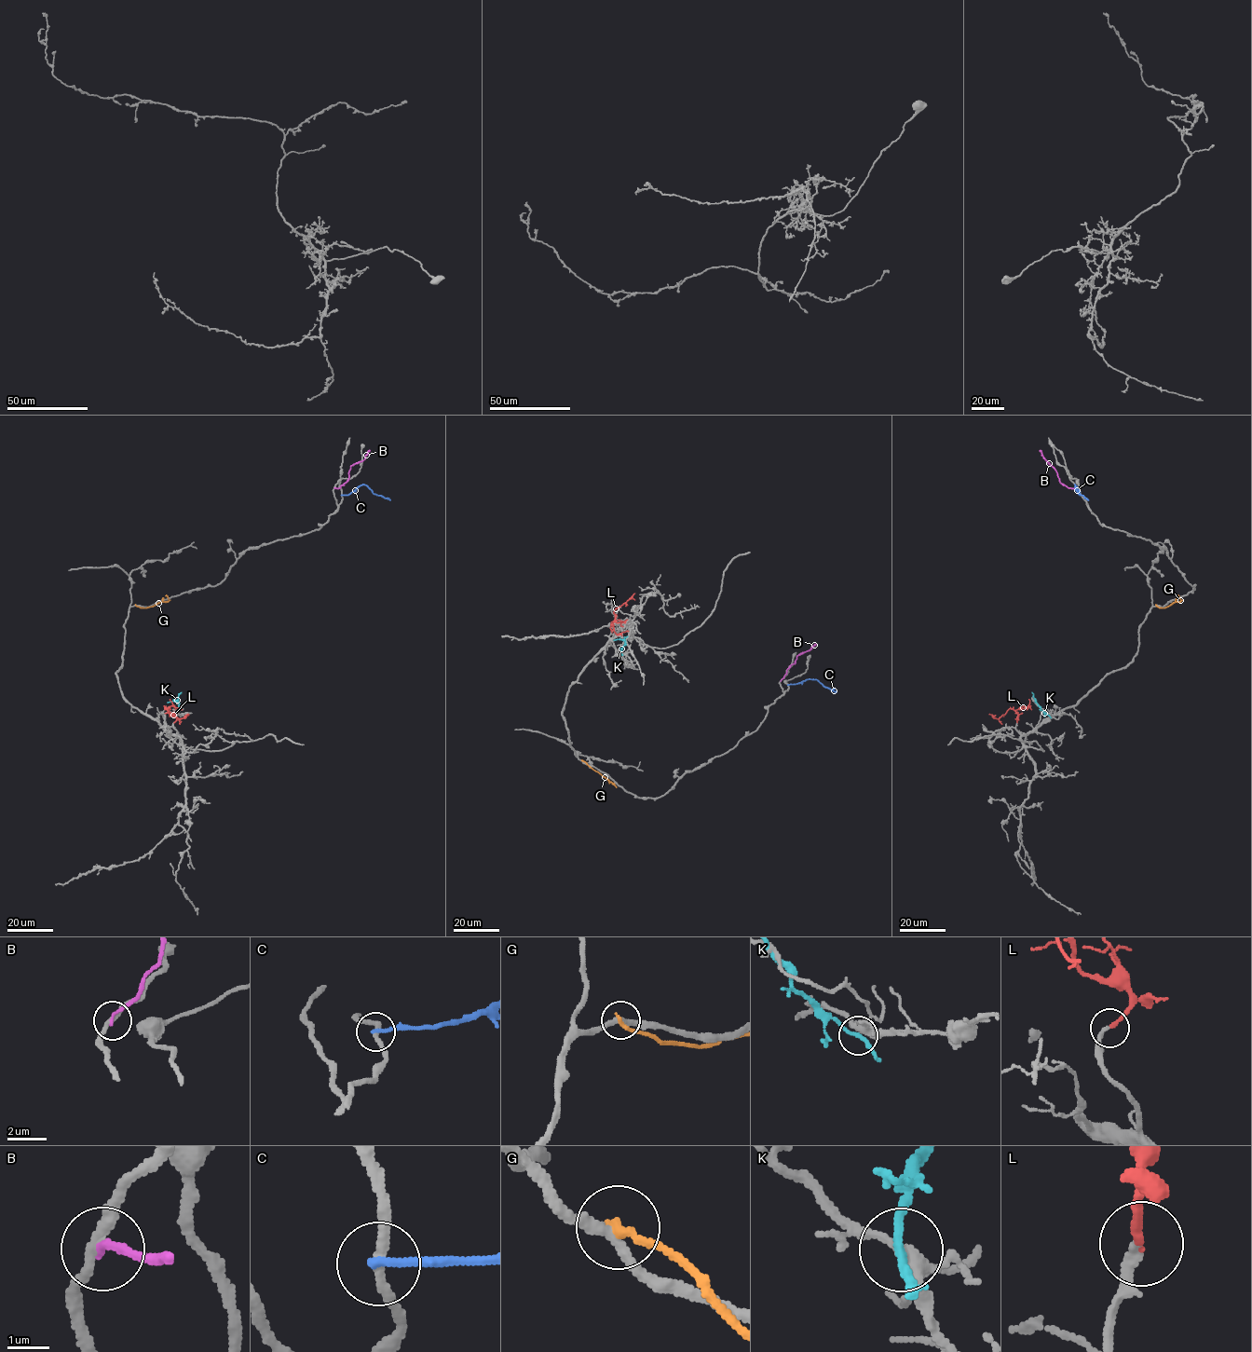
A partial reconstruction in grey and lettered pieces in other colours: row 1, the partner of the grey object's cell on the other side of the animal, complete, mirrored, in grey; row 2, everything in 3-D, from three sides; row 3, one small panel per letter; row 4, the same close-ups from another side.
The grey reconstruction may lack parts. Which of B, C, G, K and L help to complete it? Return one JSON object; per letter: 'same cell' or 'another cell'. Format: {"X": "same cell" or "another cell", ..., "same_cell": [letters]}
{"B": "another cell", "C": "another cell", "G": "another cell", "K": "another cell", "L": "same cell", "same_cell": ["L"]}

